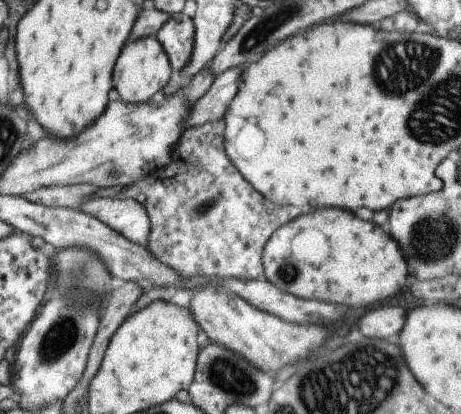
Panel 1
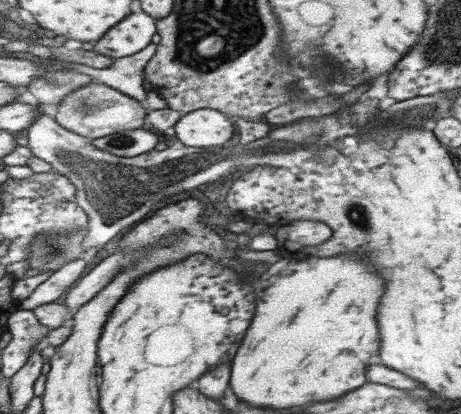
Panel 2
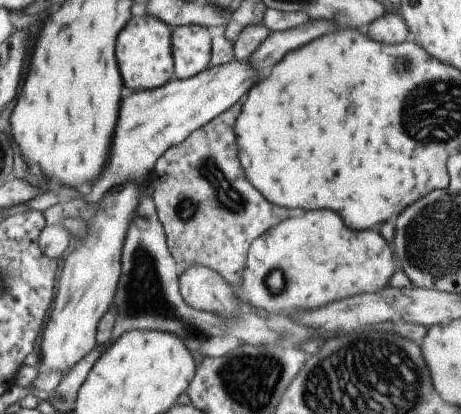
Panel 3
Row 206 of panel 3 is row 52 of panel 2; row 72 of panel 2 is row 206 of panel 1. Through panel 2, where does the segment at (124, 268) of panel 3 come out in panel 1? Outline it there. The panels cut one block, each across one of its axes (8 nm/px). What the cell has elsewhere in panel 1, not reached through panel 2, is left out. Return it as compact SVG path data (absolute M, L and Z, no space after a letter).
M99 198L77 208L89 216L95 216L113 232L119 232L125 240L135 242L147 250L151 222L147 218L145 206L137 204L133 198Z

